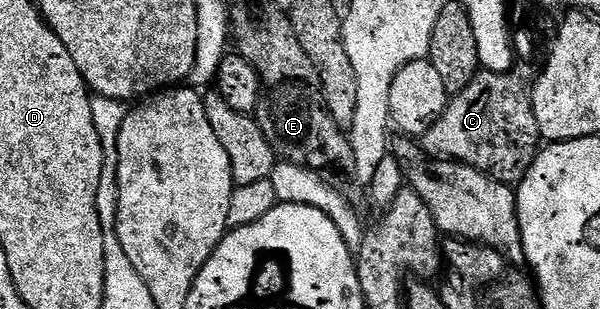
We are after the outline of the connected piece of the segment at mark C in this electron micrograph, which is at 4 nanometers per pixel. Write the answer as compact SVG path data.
M480 69L464 90L448 101L445 112L421 136L421 149L435 160L464 162L478 170L494 172L499 181L518 184L533 164L541 149L539 121L531 103L528 83L514 78L514 73L498 74L492 70Z

